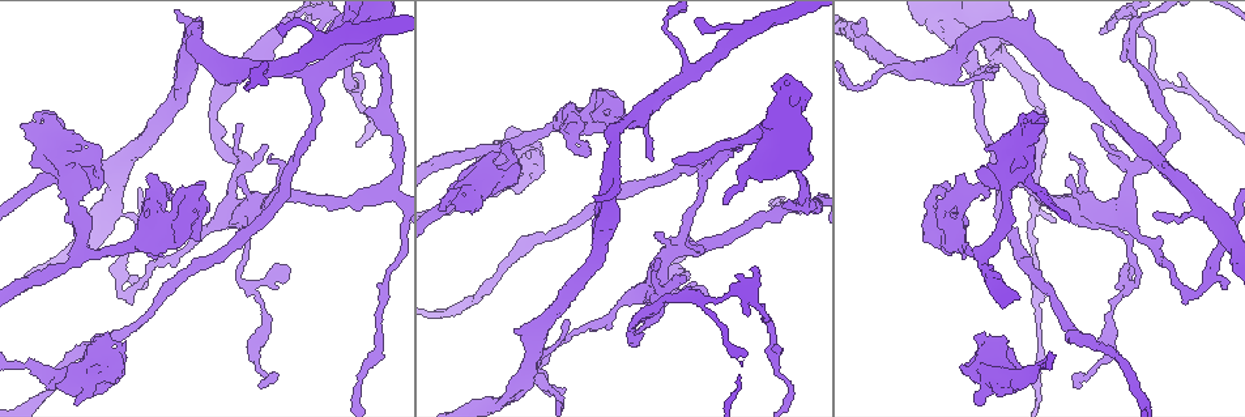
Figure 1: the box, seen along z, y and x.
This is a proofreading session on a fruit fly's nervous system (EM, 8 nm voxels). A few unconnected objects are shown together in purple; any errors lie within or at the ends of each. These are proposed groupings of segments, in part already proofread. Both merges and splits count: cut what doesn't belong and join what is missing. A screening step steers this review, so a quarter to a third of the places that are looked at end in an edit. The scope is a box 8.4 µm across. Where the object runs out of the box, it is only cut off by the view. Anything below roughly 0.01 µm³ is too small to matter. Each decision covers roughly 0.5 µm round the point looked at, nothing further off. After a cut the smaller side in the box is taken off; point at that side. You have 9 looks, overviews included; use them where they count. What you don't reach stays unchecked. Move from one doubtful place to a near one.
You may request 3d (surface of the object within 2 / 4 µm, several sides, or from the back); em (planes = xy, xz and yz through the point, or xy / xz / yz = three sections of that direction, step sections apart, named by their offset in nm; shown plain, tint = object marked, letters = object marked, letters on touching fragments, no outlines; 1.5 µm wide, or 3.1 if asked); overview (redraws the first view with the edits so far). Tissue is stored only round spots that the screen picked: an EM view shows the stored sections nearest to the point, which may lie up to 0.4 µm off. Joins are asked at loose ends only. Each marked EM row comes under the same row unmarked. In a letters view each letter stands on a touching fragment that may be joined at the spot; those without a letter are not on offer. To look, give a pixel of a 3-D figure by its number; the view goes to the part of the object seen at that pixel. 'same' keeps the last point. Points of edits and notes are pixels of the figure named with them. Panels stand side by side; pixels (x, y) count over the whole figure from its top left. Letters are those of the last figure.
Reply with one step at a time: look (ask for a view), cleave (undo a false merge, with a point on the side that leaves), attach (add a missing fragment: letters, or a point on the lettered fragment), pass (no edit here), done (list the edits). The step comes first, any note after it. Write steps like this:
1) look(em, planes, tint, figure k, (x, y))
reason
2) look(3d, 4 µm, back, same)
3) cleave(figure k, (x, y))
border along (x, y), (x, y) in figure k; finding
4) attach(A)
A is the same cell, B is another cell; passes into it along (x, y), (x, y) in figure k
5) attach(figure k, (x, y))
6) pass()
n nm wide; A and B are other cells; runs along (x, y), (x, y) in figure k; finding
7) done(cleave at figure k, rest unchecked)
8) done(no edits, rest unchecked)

look(em, xy, step 4, tint, figure 1, (513, 329))
free end

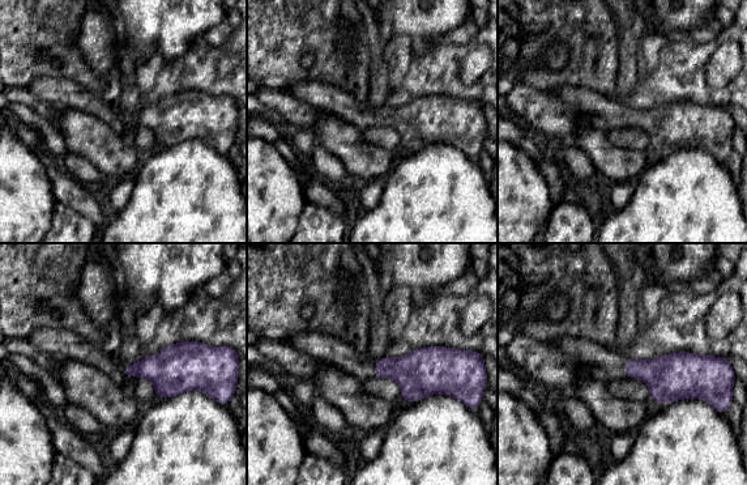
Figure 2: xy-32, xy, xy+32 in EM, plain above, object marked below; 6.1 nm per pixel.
look(em, planes, letters, same)
cut it another way

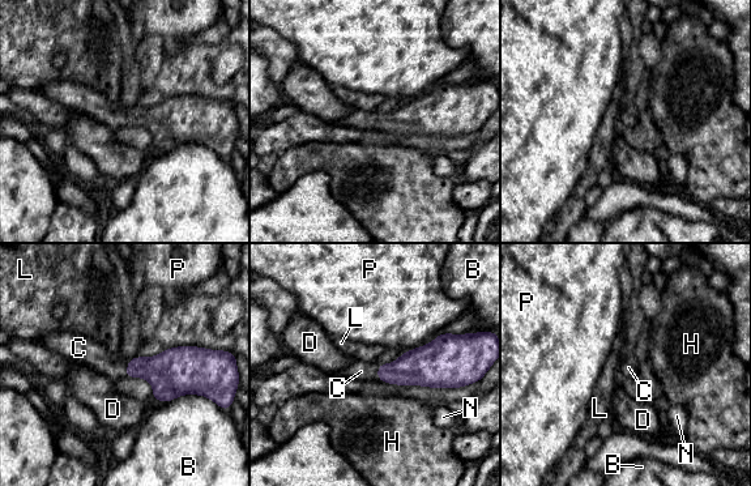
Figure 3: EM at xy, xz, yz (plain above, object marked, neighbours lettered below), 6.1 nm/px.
attach(C)
B touches over 280 nm; C is the same cell, B, D, H, L, N and P are other cells; it goes on there

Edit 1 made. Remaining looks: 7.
look(em, planes, letters, figure 1, (240, 126))
tapers out

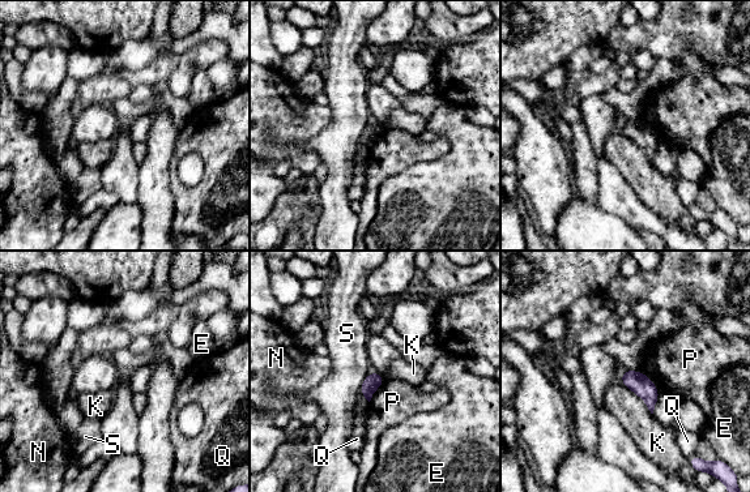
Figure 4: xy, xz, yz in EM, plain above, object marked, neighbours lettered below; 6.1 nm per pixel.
pass()
K touches over 300 nm; E, K, N, P, Q and S are other cells; border along (639, 371), (650, 379), (659, 393) in figure 4; no lettered fragment goes on from it

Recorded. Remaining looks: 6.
look(3d, 4 µm, figure 1, (359, 44))
thin arm on a thick one

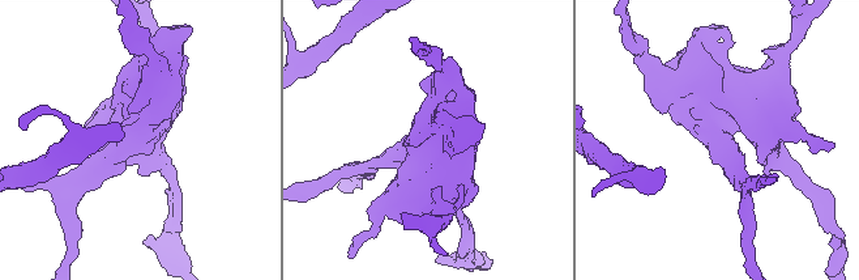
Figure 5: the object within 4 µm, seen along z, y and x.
look(em, planes, letters, figure 5, (129, 141))
3 arms; arms of 240, 360, 650 nm

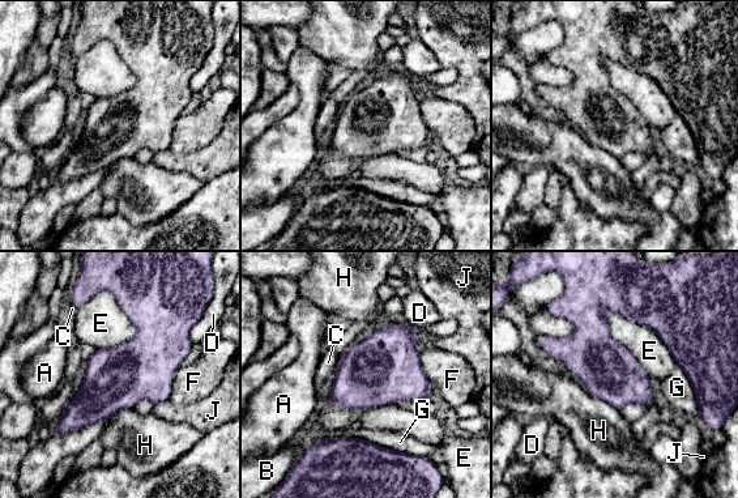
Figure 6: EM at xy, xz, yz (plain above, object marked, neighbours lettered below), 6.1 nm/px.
pass()
A, B, C, D, E, F, G, H and J are other cells; all the same cell

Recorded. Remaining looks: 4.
done(attach at figure 3, rest unchecked)

